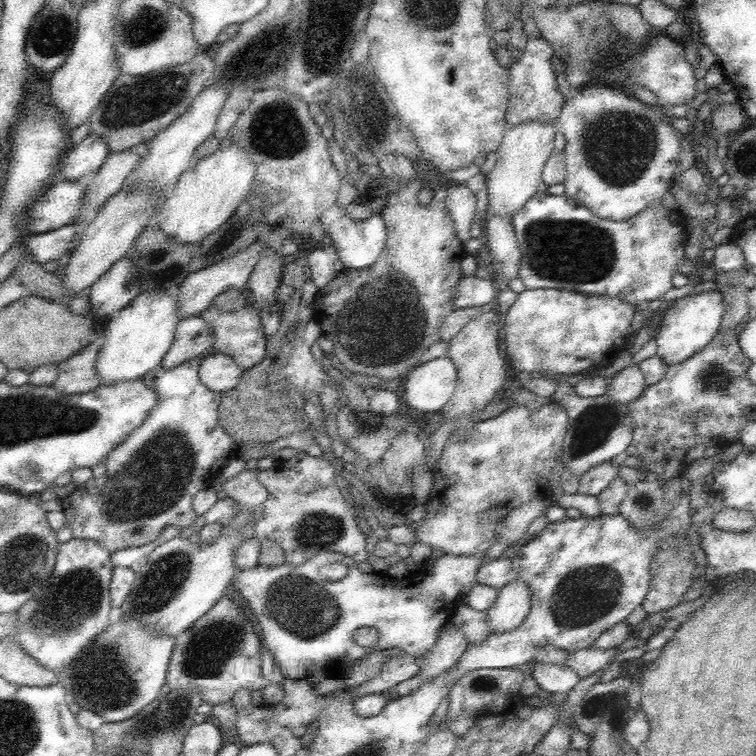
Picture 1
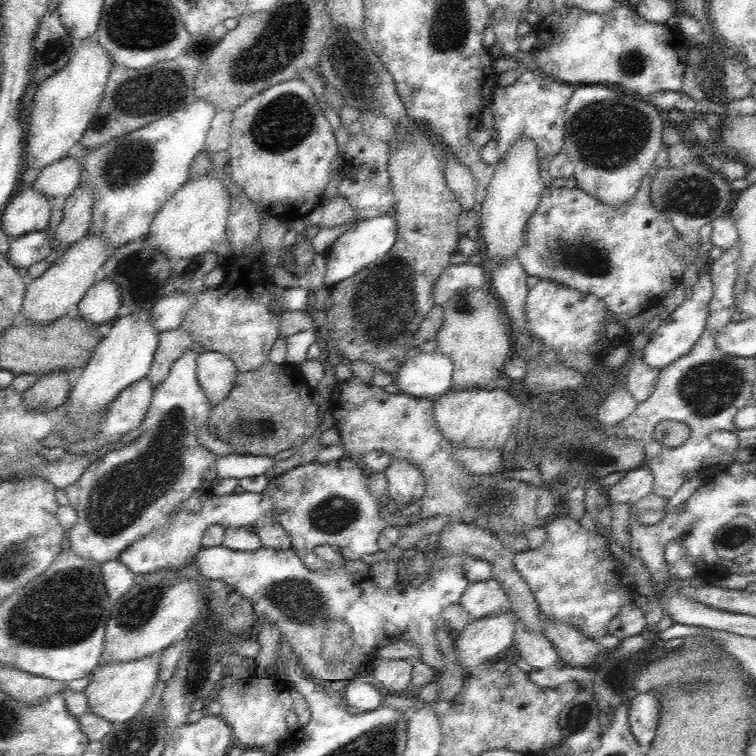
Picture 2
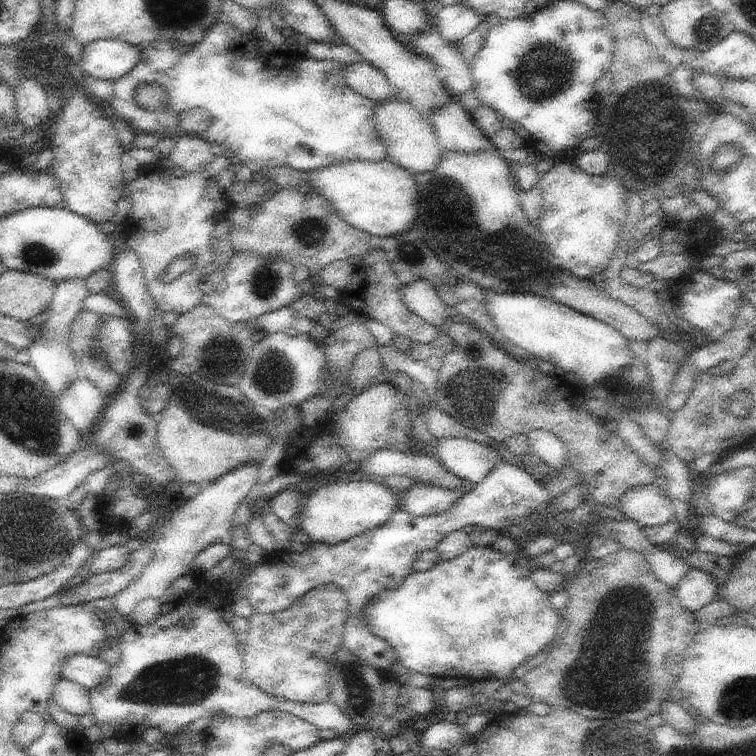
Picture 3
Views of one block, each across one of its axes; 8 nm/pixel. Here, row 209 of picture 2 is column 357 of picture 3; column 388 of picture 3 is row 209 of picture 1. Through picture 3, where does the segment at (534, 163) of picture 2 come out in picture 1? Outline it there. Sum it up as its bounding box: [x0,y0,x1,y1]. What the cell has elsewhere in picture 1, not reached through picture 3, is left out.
[486,122,556,220]

